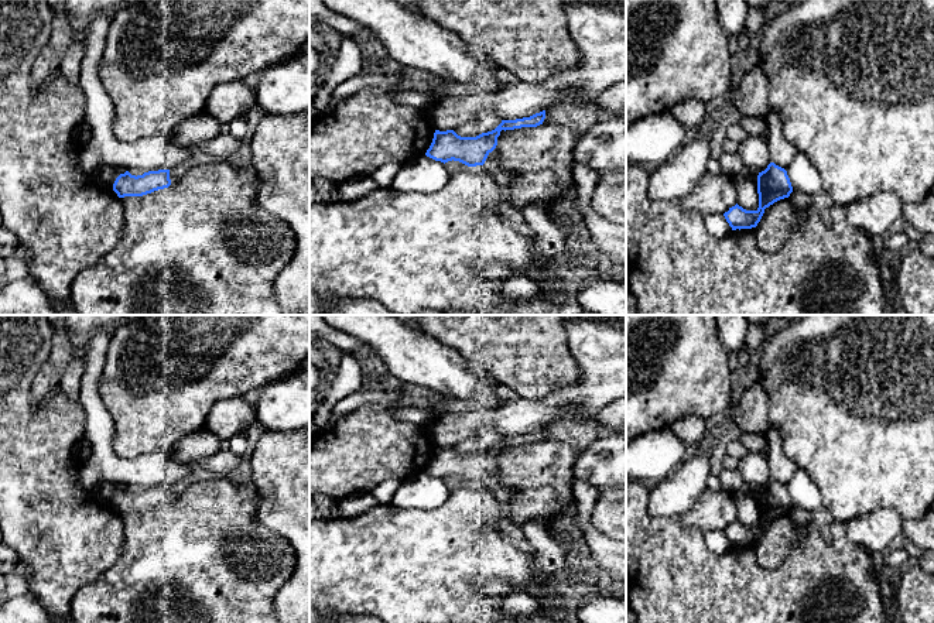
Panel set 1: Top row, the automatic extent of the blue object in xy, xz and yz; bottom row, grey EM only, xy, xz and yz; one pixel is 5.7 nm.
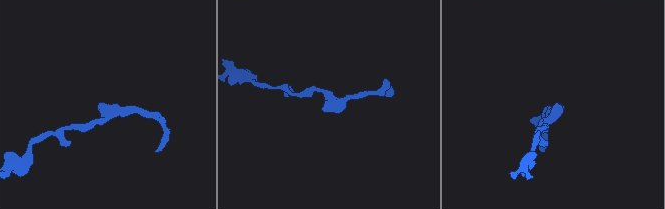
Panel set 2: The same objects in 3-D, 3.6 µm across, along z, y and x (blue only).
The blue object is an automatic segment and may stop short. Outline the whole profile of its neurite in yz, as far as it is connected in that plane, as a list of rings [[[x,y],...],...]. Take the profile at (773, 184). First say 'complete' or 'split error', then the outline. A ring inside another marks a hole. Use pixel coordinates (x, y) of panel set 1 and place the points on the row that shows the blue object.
complete; [[[770,162],[767,168],[757,175],[759,208],[756,210],[746,210],[736,203],[729,208],[723,216],[732,230],[756,227],[764,209],[780,199],[788,198],[791,192],[793,186],[787,171]]]

